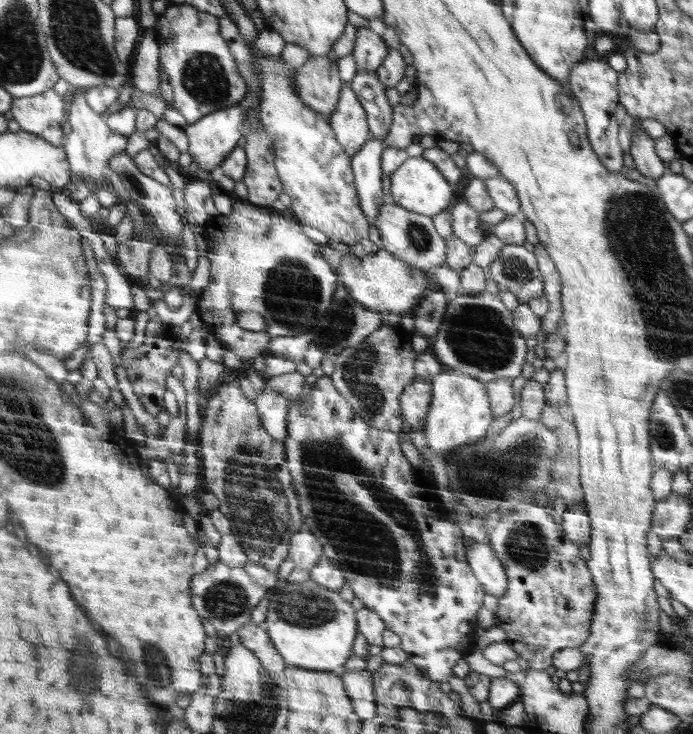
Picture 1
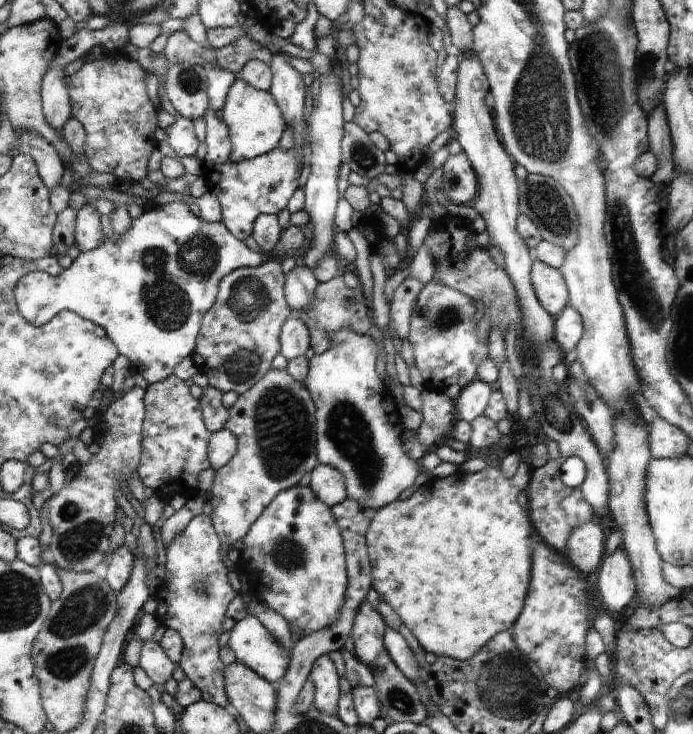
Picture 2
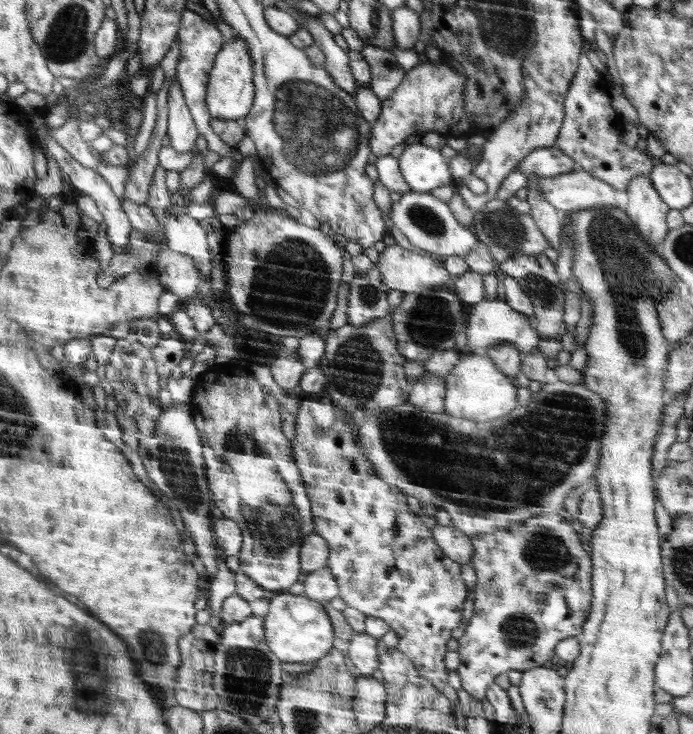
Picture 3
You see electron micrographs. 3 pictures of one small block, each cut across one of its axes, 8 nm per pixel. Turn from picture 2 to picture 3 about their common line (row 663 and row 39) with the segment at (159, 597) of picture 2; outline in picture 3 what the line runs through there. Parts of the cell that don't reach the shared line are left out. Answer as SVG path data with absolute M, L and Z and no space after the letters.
M186 8L181 13L177 36L180 39L180 57L176 69L176 78L180 84L188 110L190 110L192 120L199 134L202 134L206 138L208 150L220 154L221 157L230 156L232 151L238 151L238 149L228 148L222 142L222 138L210 128L212 117L208 108L209 76L212 74L214 64L216 63L217 53L222 51L224 47L224 37L220 34L216 26L210 24L208 20L204 20L200 14L191 12L191 10Z

